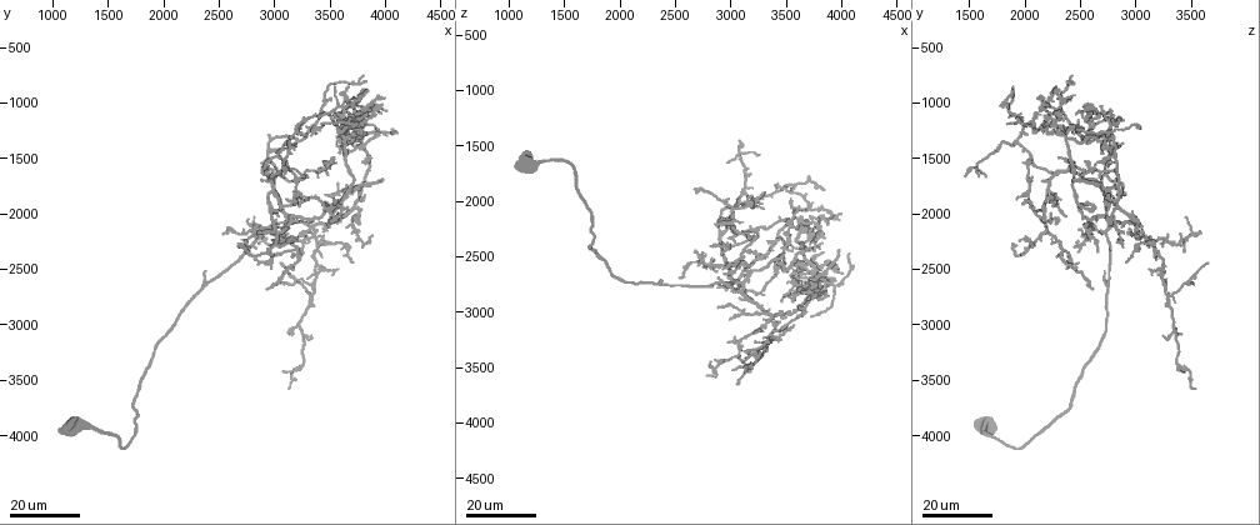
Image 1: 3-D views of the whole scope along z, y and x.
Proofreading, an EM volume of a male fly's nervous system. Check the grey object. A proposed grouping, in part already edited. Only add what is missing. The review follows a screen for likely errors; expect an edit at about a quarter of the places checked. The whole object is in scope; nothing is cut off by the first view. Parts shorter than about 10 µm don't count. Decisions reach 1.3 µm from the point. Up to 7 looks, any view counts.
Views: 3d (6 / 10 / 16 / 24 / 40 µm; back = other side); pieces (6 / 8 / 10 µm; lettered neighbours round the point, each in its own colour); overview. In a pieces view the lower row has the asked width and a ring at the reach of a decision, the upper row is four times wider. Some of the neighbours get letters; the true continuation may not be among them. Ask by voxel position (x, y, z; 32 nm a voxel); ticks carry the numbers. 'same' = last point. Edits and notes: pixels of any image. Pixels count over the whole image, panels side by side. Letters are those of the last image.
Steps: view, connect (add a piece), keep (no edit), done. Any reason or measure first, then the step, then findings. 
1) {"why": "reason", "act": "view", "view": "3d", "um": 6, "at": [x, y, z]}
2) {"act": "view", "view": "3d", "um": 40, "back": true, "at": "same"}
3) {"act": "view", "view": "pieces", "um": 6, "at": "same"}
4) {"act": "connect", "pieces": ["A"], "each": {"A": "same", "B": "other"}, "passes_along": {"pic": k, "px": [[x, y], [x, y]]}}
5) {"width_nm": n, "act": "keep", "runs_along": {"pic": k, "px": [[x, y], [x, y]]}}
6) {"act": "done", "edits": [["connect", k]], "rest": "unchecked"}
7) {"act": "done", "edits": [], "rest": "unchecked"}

{"why": "free end", "act": "view", "view": "3d", "um": 24, "at": [2700, 2280, 2480]}

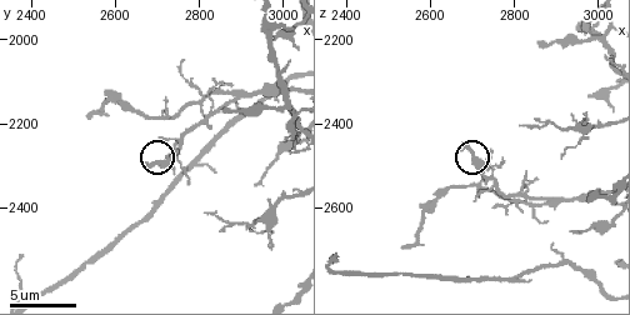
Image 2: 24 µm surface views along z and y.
{"act": "view", "view": "pieces", "um": 10, "at": [2680, 2300, 2455]}

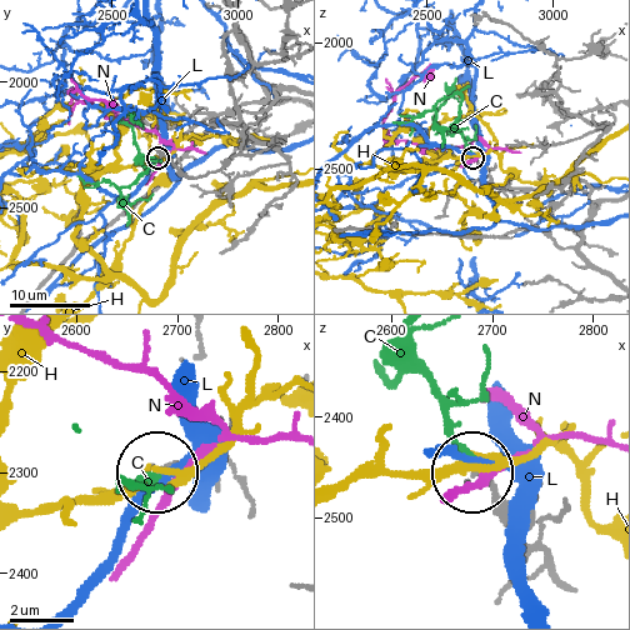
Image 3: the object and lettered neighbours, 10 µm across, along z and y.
{"act": "connect", "pieces": ["C"], "each": {"C": "same", "H": "other", "L": "other", "N": "other"}, "passes_along": {"pic": 3, "px": [[531, 544], [456, 439], [414, 341]]}, "found": "it goes on there"}

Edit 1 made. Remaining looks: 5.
{"why": "end of a long branch", "act": "view", "view": "3d", "um": 16, "at": [2920, 2700, 2640]}

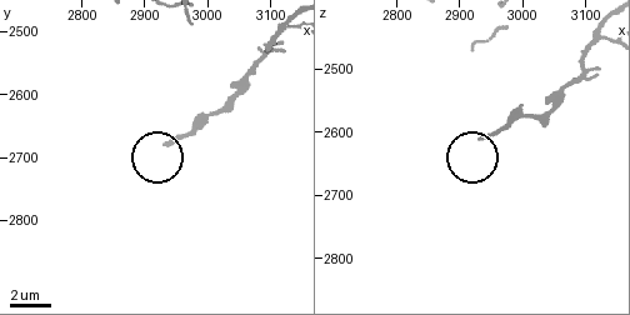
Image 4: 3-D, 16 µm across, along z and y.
{"why": "what lies round it", "act": "view", "view": "pieces", "um": 8, "at": [2935, 2680, 2610]}

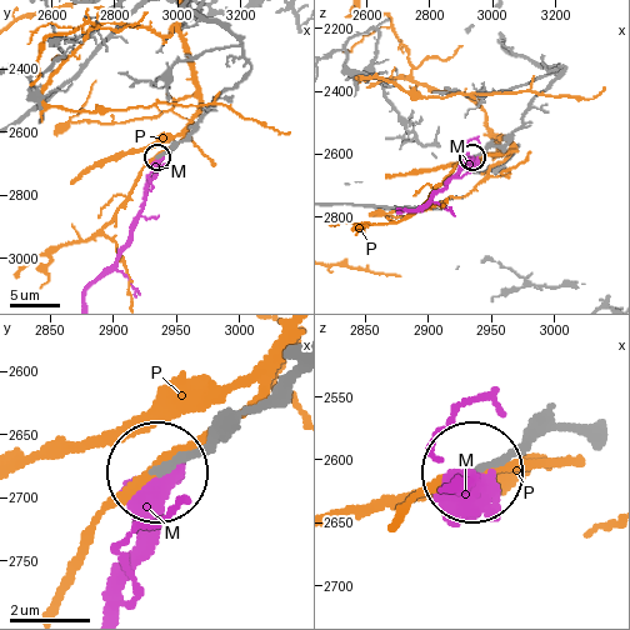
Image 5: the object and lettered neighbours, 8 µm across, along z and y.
{"act": "keep", "each": {"M": "other", "P": "other"}, "runs_along": {"pic": 5, "px": [[230, 33], [249, 69], [158, 156]]}, "found": "no lettered piece goes on from it"}

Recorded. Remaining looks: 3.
{"why": "long arm stops here", "act": "view", "view": "pieces", "um": 8, "at": [2540, 2175, 2690]}

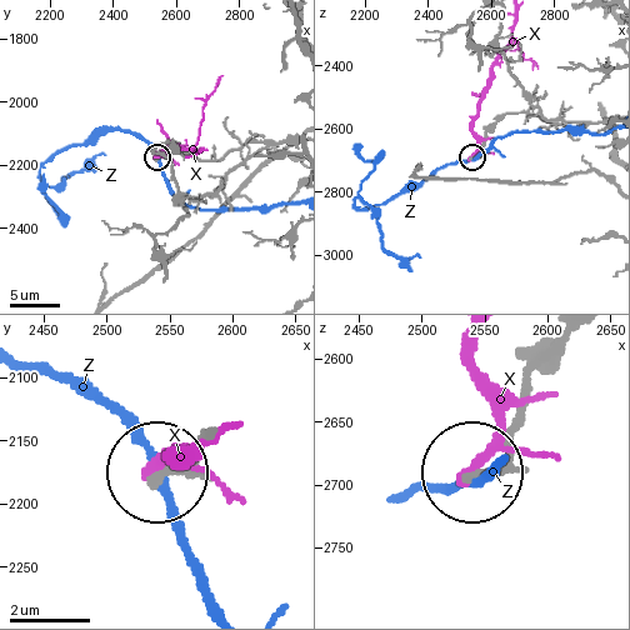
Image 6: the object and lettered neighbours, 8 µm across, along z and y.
{"act": "keep", "each": {"X": "other", "Z": "other"}, "runs_along": {"pic": 6, "px": [[605, 119], [559, 125], [510, 113], [474, 155]]}, "found": "no lettered piece goes on from it"}

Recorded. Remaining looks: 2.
{"why": "long arm stops here", "act": "view", "view": "3d", "um": 24, "at": [3960, 1720, 2440]}

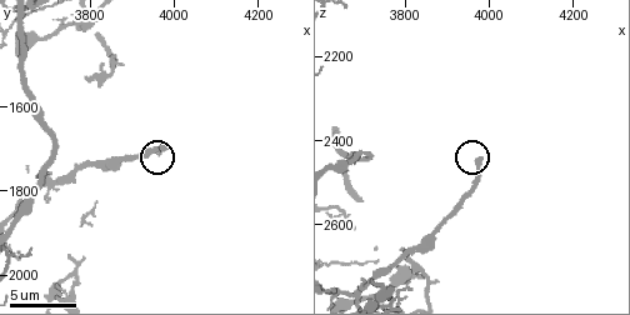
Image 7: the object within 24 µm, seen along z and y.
{"why": "what lies round it", "act": "view", "view": "pieces", "um": 10, "at": [3975, 1700, 2450]}

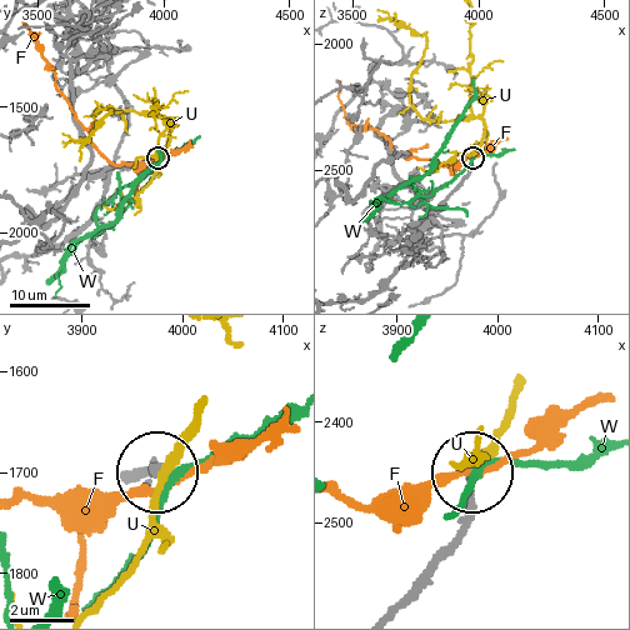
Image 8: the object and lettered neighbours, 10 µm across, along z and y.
{"act": "connect", "pieces": ["U"], "each": {"F": "other", "U": "same", "W": "other"}, "passes_along": {"pic": 8, "px": [[466, 175], [484, 135], [483, 124], [470, 108], [470, 40]]}, "found": "it goes on there"}

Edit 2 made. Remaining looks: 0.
{"act": "done", "edits": [["connect", 3], ["connect", 8]], "rest": "unchecked"}

